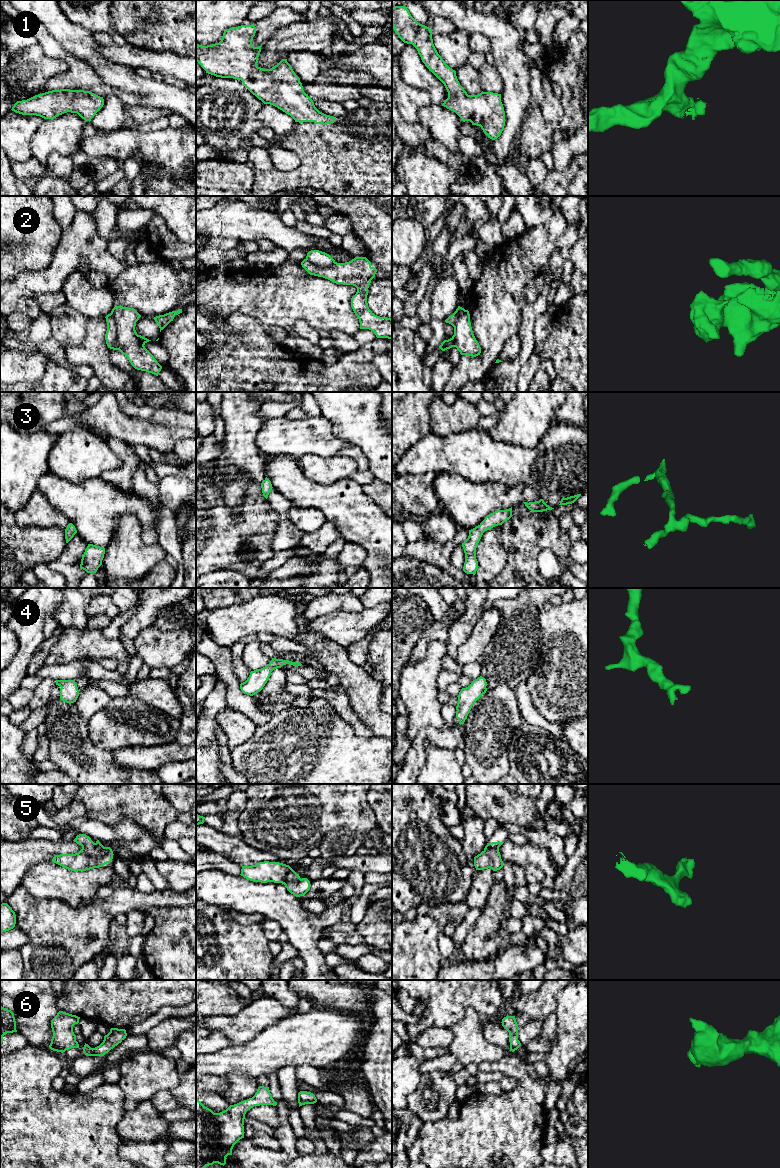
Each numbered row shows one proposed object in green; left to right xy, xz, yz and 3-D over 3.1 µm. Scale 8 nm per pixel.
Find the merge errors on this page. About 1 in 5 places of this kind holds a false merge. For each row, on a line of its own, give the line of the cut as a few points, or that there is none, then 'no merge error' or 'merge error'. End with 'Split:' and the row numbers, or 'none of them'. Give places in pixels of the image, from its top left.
1: no cut; no merge error
2: no cut; no merge error
3: no cut; no merge error
4: no cut; no merge error
5: no cut; no merge error
6: no cut; no merge error
Split: none of them

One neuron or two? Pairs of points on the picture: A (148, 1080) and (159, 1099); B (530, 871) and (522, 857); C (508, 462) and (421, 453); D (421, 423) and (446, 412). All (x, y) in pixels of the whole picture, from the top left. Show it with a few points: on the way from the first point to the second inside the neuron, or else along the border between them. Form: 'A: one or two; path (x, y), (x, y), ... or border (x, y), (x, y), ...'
A: two; border (170, 1090), (160, 1090), (150, 1100)
B: two; border (524, 867), (534, 865), (546, 875)
C: one; path (486, 460), (480, 459), (474, 454), (443, 454)
D: two; border (431, 402), (430, 431)

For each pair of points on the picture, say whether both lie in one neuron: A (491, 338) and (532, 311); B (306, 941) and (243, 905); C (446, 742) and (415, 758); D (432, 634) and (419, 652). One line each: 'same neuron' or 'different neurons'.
A: different neurons
B: same neuron
C: same neuron
D: same neuron

